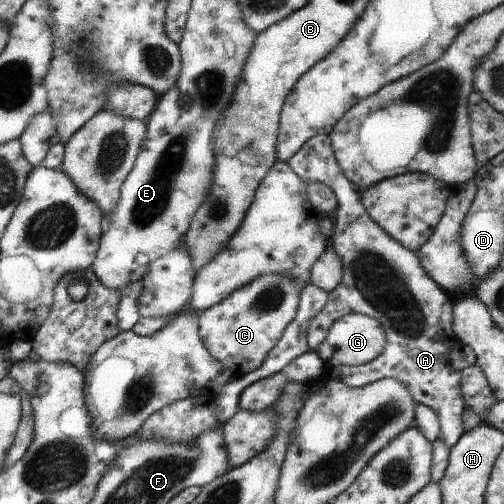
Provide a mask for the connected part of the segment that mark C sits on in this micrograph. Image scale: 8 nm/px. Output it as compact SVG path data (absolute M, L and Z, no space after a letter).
M264 274L236 290L231 298L200 314L200 336L208 350L237 377L256 370L294 320L302 288L286 274Z

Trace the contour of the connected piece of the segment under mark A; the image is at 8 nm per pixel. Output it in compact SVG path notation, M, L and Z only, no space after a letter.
M328 135L313 137L287 164L305 183L320 182L339 198L339 210L334 216L335 234L329 239L329 245L343 264L343 279L335 290L328 292L326 306L310 320L310 326L306 330L309 350L314 352L324 342L330 326L345 313L361 313L378 320L387 336L387 346L384 346L383 353L375 361L358 366L338 366L333 370L342 378L342 383L355 388L384 378L406 382L414 401L428 406L438 416L440 438L446 442L446 446L454 447L466 431L466 407L460 390L460 371L448 364L448 354L456 342L459 342L454 336L455 330L452 330L452 302L428 278L423 266L420 266L416 252L392 239L367 214L361 193L338 166Z

